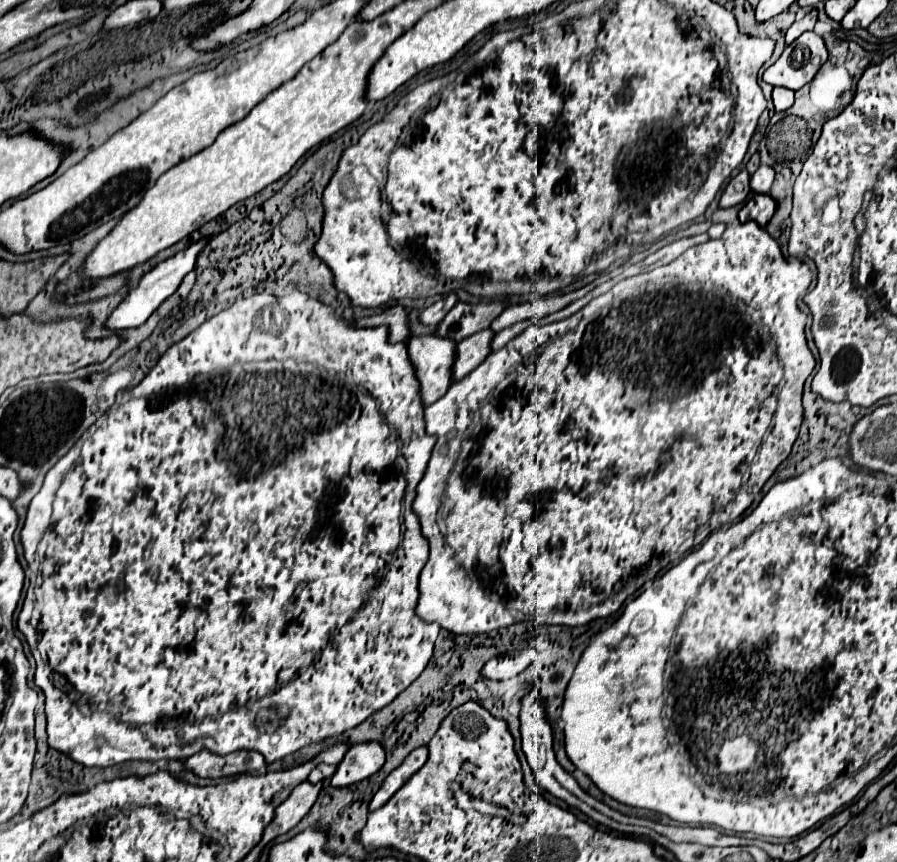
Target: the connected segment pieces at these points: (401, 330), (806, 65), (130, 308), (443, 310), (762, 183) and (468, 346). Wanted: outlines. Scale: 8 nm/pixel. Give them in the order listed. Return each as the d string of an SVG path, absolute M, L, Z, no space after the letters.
M401 305L389 307L377 315L371 317L363 317L363 319L355 319L353 325L357 327L377 327L377 325L387 325L389 327L389 341L397 343L409 337L409 329L407 329L407 311Z
M805 31L795 39L795 43L785 47L783 55L771 67L765 69L763 81L773 87L779 85L797 91L815 77L825 61L827 49L823 37L813 31Z
M201 237L199 241L195 241L195 243L191 243L187 249L183 249L183 251L179 251L177 255L173 255L171 259L167 259L167 261L163 261L163 263L159 263L155 269L151 269L147 275L143 275L141 277L141 281L139 281L139 285L137 287L133 287L131 291L129 291L129 295L127 295L127 299L109 315L109 321L107 321L107 327L109 329L115 329L115 331L121 331L121 329L131 329L131 327L139 327L141 323L145 323L147 321L147 317L169 297L169 295L173 295L175 291L177 291L177 287L179 287L179 283L183 281L183 277L195 267L195 263L197 263L197 257L199 257L199 253L203 251L203 247L209 243L209 237Z
M451 293L451 295L447 295L447 297L439 299L437 303L429 305L427 309L423 309L419 321L421 321L423 325L433 325L433 327L435 327L435 325L439 325L439 323L443 321L443 317L453 309L455 303L457 303L457 295Z
M761 163L759 169L751 175L751 189L753 189L755 193L769 193L769 187L771 187L773 179L775 179L773 167Z
M483 329L467 339L463 339L457 349L455 349L455 361L451 367L451 375L453 375L453 383L467 377L479 363L485 361L485 357L489 355L489 343L493 339L493 331Z

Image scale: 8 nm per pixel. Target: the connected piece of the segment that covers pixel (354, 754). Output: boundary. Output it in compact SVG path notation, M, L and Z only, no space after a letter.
M367 741L353 745L343 761L337 765L337 771L331 777L331 785L347 787L357 781L363 781L377 773L385 763L385 751L379 741Z

